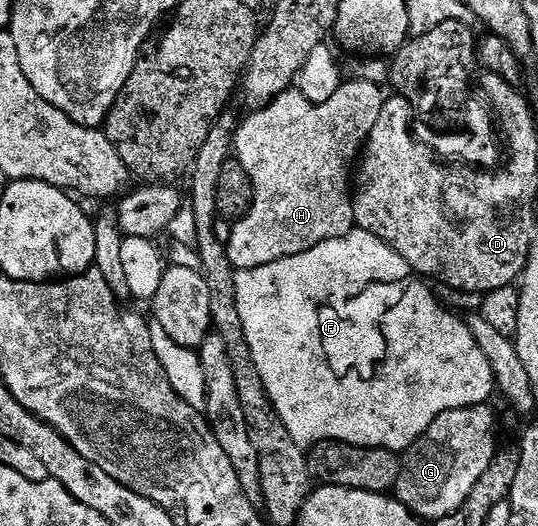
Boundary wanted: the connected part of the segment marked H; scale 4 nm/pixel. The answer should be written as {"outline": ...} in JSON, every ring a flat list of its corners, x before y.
{"outline":[[354,78,350,84,349,81,342,83,341,89,322,104,311,103,299,90,290,90,279,94,265,108,250,111,249,117,238,123,235,158,243,170,247,170,253,183,253,205,244,218,232,225,229,243,225,245,234,269,267,266,279,258,303,254,319,246,319,242,343,238,343,234,353,231,351,173,371,130,375,130,375,122,379,122,379,114,387,99,381,88,380,83]]}

